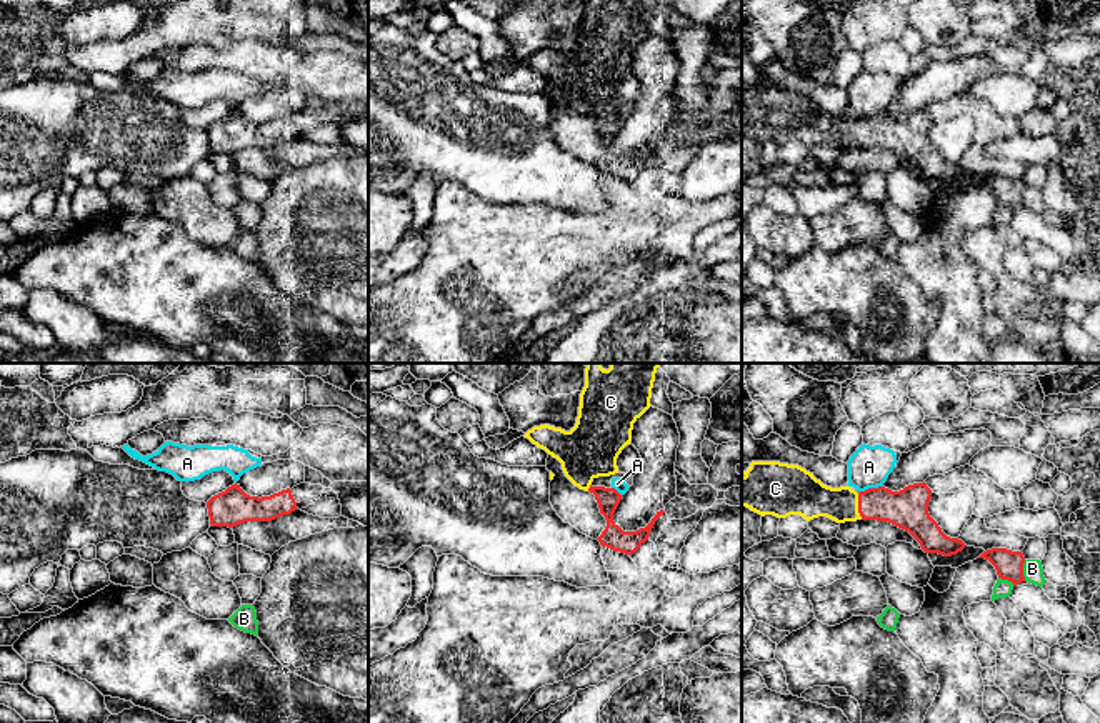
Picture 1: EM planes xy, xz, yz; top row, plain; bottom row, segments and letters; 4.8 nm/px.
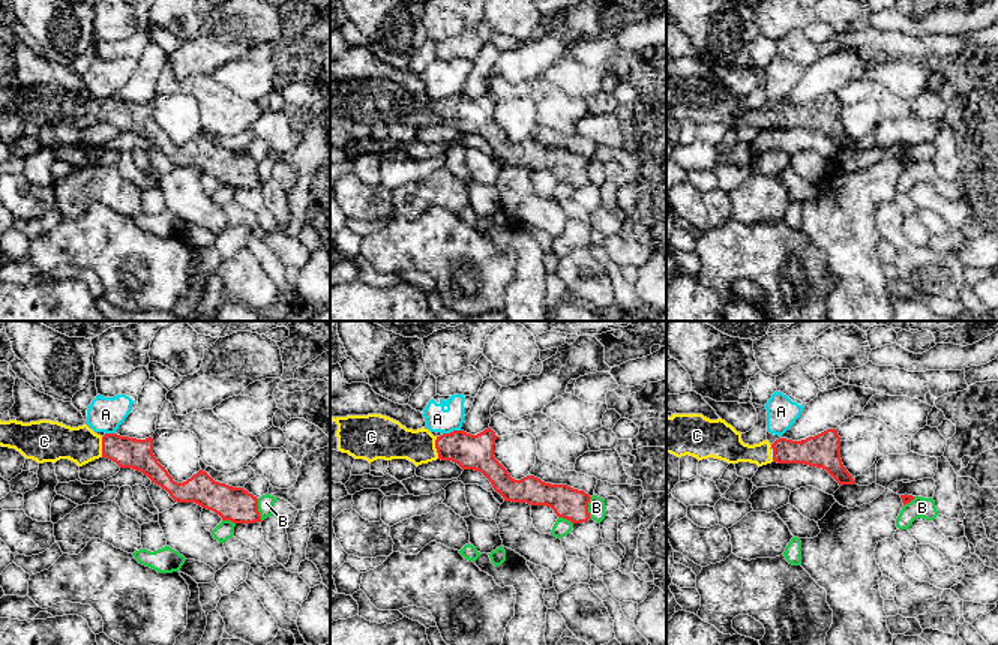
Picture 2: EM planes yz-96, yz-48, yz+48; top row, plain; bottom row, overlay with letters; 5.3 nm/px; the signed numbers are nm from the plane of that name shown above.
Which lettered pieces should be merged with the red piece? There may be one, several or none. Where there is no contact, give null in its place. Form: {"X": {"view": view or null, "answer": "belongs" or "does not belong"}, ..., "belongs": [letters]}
{"A": {"view": "yz", "answer": "does not belong"}, "B": {"view": "yz", "answer": "does not belong"}, "C": {"view": "yz", "answer": "belongs"}, "belongs": ["C"]}

